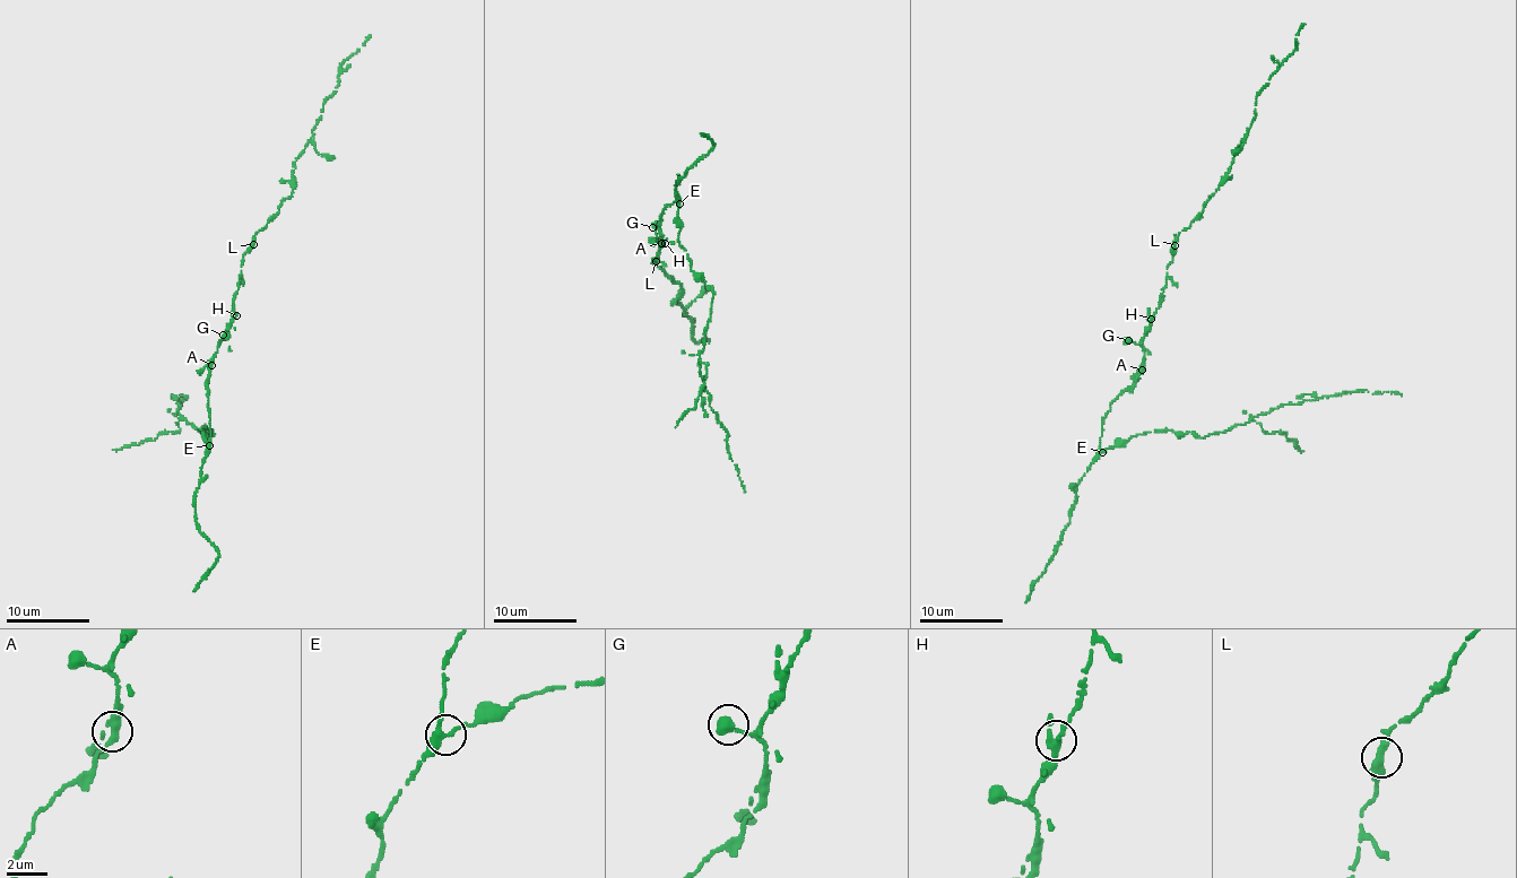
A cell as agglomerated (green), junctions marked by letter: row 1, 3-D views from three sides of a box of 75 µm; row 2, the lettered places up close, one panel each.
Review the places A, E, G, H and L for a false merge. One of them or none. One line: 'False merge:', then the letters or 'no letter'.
False merge: E

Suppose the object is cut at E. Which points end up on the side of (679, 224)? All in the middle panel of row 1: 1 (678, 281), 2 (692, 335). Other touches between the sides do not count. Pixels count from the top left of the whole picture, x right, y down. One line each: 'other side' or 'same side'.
1: other side
2: other side

